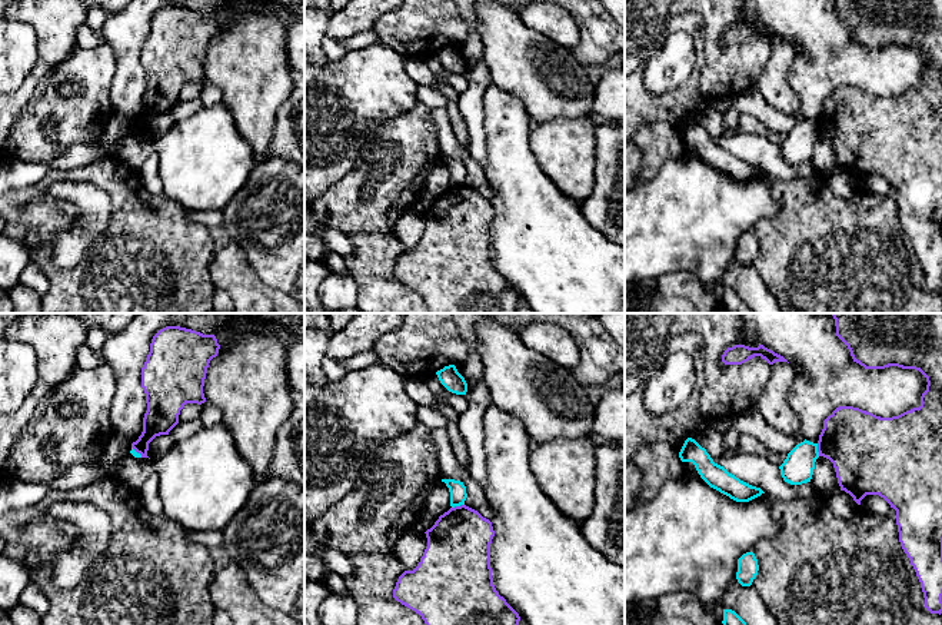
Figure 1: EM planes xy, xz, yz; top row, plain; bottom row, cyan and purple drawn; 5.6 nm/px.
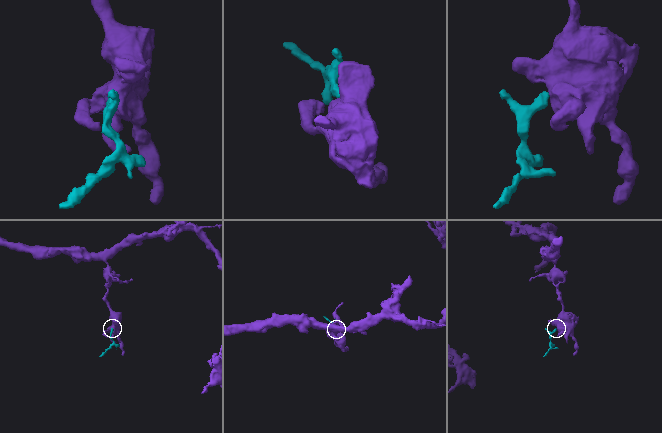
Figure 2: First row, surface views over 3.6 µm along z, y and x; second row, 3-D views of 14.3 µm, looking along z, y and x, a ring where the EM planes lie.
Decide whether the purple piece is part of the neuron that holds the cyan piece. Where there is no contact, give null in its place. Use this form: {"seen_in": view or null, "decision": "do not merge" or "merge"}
{"seen_in": "xz", "decision": "do not merge"}

